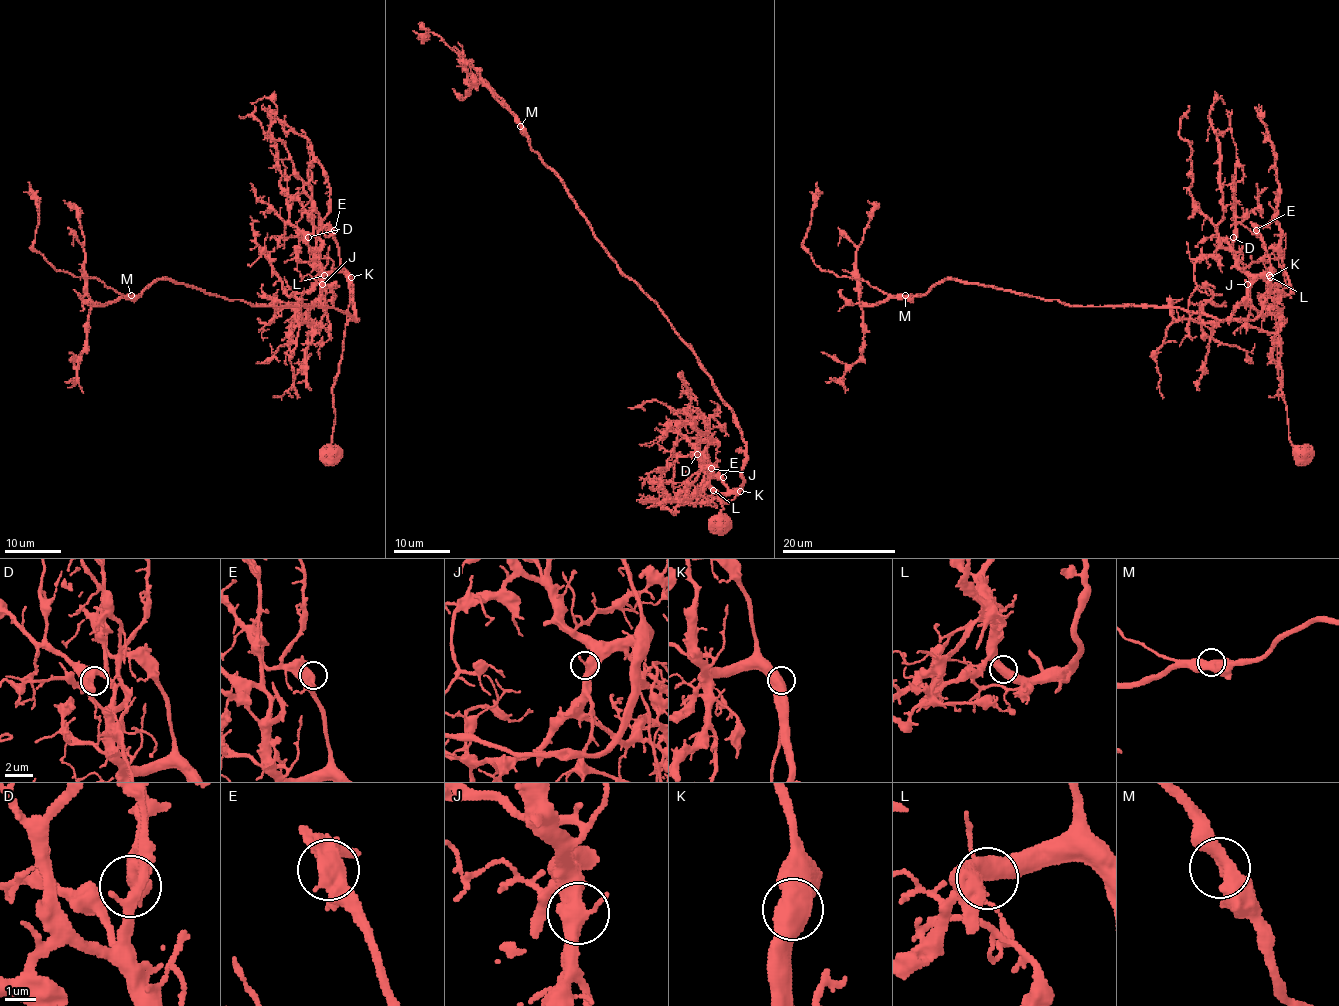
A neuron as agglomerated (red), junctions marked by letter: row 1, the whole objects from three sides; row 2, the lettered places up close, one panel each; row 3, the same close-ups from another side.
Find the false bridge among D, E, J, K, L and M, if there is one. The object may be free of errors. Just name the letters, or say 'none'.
M

